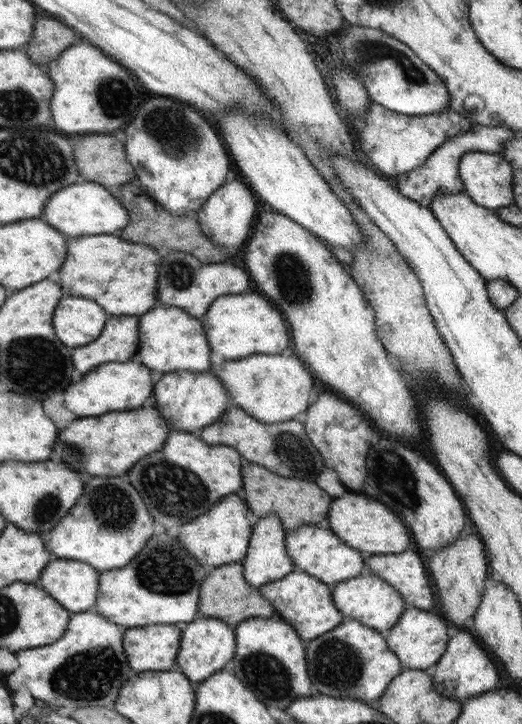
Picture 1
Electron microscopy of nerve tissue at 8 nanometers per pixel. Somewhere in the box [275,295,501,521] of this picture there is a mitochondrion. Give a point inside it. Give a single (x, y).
(393, 484)

